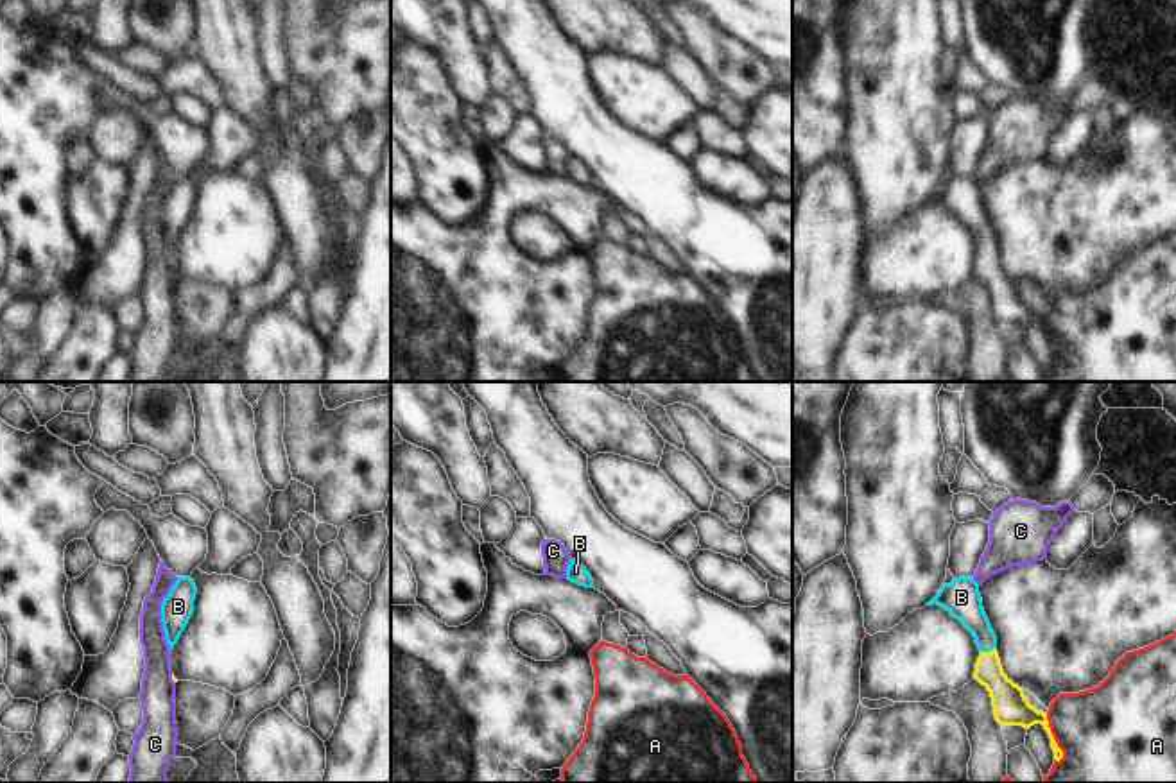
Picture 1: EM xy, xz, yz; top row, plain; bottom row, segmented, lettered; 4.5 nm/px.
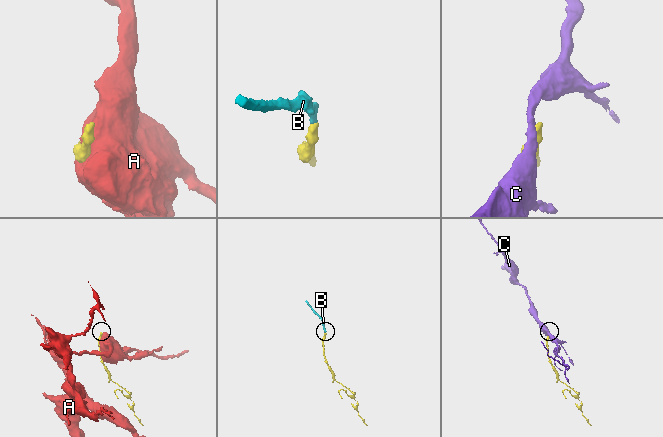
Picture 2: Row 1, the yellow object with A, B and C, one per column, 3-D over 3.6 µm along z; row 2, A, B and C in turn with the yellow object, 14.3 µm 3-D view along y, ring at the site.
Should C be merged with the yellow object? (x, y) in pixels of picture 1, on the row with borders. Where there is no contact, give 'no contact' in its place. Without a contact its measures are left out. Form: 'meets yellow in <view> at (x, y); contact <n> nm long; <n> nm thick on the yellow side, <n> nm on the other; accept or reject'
meets yellow in xy at (172, 679); contact 50 nm long; 20 nm thick on the yellow side, 180 nm on the other; reject

